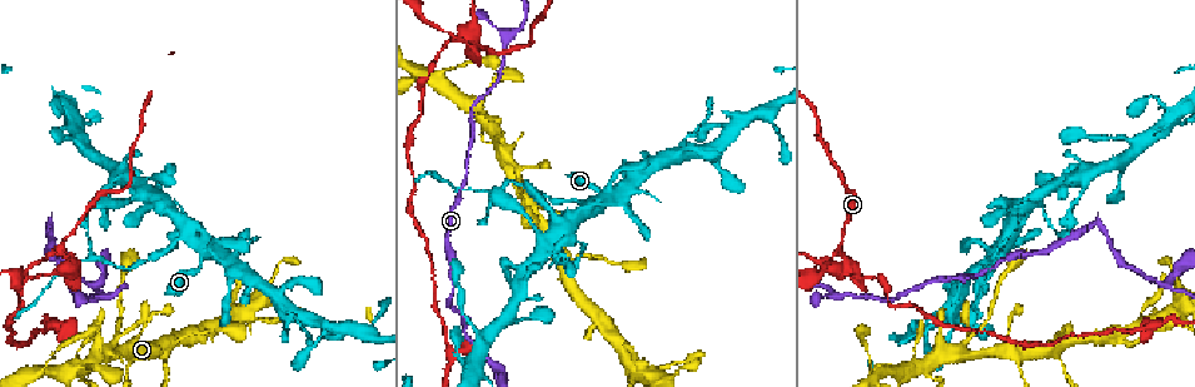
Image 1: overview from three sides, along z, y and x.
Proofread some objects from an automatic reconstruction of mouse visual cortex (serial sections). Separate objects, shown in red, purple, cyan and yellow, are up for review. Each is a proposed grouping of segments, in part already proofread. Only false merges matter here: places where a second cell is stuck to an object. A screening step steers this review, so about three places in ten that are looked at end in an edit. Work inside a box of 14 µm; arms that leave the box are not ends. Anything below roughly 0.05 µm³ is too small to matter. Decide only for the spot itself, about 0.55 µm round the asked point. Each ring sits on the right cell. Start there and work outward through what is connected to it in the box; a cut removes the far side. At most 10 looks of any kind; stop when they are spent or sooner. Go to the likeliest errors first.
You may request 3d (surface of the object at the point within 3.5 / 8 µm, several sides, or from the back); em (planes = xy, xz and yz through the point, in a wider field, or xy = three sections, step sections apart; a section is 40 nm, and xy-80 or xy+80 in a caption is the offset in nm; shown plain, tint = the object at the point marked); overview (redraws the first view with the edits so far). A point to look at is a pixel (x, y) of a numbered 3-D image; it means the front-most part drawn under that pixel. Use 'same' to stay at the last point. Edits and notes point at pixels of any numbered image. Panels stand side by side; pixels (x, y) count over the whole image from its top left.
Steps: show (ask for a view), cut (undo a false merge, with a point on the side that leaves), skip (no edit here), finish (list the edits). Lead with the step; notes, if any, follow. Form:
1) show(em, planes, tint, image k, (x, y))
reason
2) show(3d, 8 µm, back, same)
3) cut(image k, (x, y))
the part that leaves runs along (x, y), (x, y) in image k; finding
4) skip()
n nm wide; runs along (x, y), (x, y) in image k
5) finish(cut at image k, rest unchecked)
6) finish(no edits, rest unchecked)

show(3d, 8 µm, image 1, (418, 13))
abrupt turn

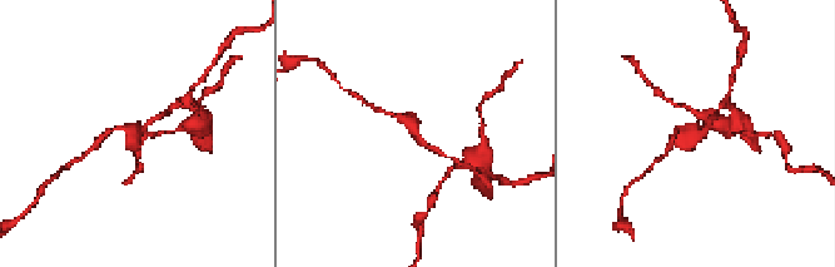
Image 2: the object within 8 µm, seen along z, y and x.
show(em, planes, tint, image 2, (414, 136))
need the tissue

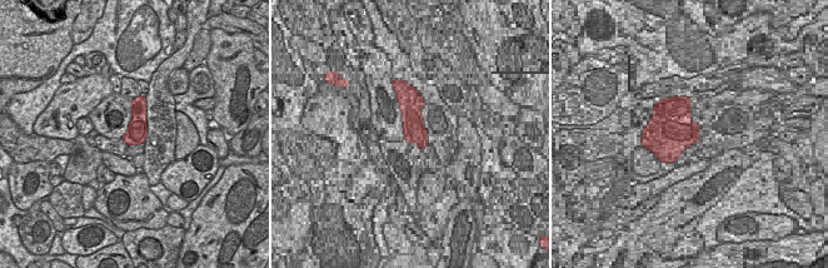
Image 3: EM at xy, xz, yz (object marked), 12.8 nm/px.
skip()
260 nm wide; runs along (440, 153), (394, 115) in image 2; continuous, no second cell

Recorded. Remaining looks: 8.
show(3d, 3.5 µm, back, image 1, (581, 201))
three arms meet

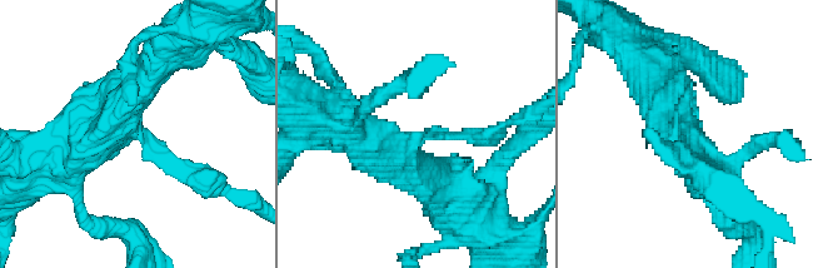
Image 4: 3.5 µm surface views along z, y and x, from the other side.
show(em, xy, step 1, tint, image 4, (417, 141))

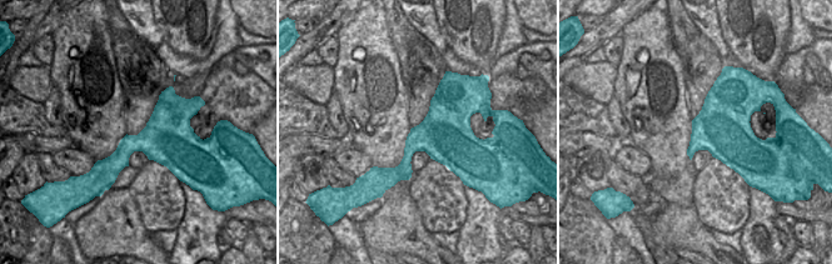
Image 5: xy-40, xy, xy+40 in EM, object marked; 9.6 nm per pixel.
skip()
480 nm wide; runs along (70, 167), (135, 129), (201, 178) in image 4; all the same cell

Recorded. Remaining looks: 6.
show(3d, 3.5 µm, image 1, (964, 356))
two arms in line, one across

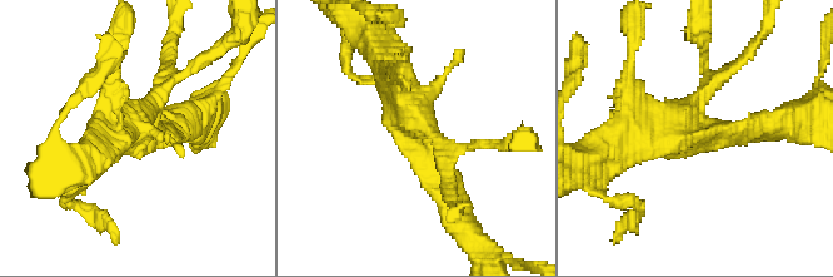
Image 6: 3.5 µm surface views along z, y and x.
show(em, xy, step 2, tint, image 6, (700, 132))
need the tissue

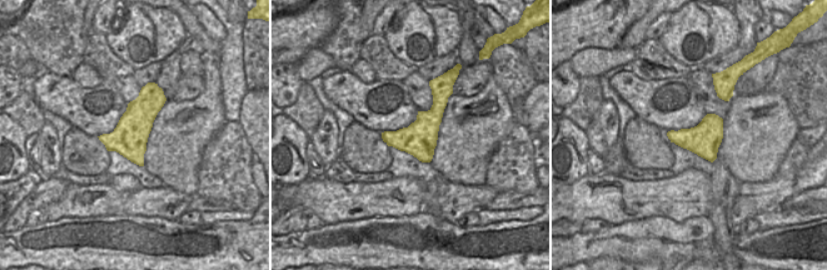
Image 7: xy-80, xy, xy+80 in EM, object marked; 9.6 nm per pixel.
show(em, xy, step 5, tint, same)
another direction

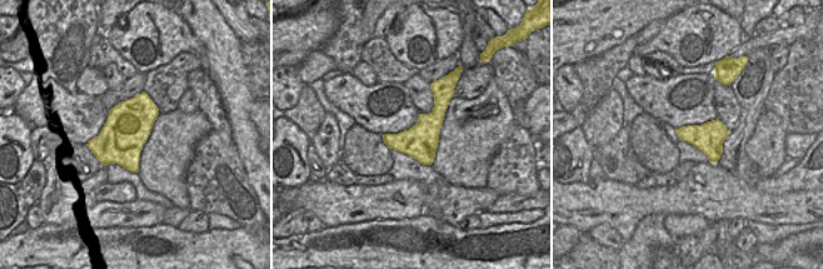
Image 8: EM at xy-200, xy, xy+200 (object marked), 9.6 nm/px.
skip()
arms of 200, 250, 450 nm; runs along (458, 212), (443, 196), (389, 64) in image 6; one cell here

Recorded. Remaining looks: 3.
show(3d, 8 µm, back, image 1, (449, 298))
sharp bend

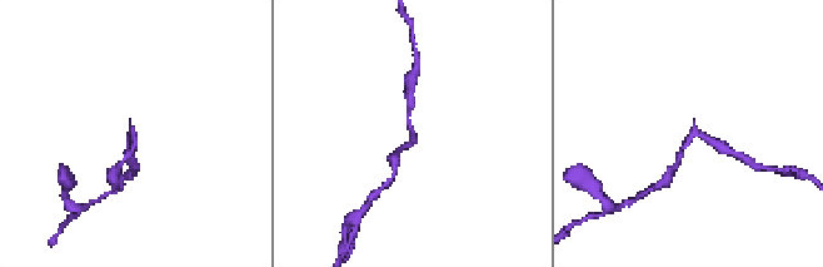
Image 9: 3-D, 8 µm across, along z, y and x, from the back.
show(em, planes, tint, image 9, (412, 130))
arms of 200, 250 nm

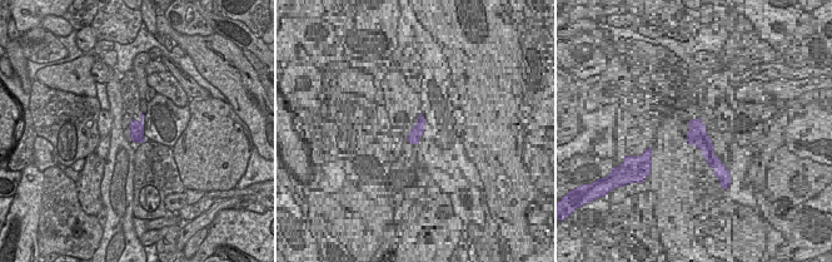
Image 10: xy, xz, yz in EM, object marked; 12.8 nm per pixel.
cut(image 9, (679, 154))
the part that leaves runs along (692, 134), (669, 173) in image 9; a second cell is stuck on

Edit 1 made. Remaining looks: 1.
finish(cut at image 9, rest unchecked)

